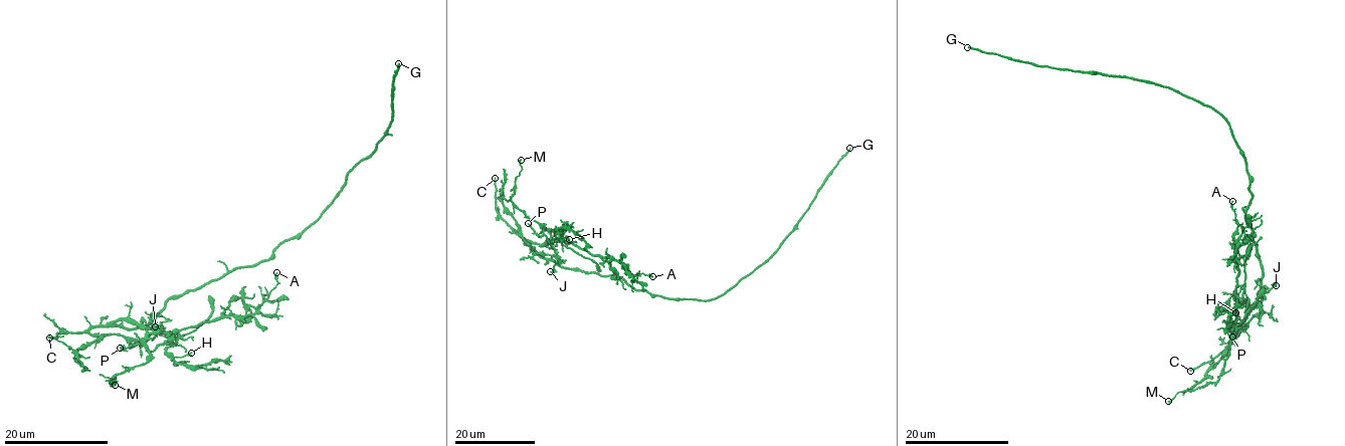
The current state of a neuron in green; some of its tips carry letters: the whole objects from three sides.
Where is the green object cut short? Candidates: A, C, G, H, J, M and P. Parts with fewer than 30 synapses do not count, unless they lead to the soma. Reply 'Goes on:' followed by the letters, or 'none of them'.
Goes on: C, G

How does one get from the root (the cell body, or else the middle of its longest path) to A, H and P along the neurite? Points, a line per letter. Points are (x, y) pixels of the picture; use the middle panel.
A: (637, 290), (615, 275), (562, 267), (530, 244), (569, 241), (620, 261), (634, 275), (652, 276)
H: (637, 290), (615, 275), (562, 267), (531, 247), (551, 239), (563, 240), (555, 231), (569, 239)
P: (637, 290), (615, 275), (574, 270), (543, 258), (530, 244), (545, 243), (549, 233), (537, 234), (528, 223)

